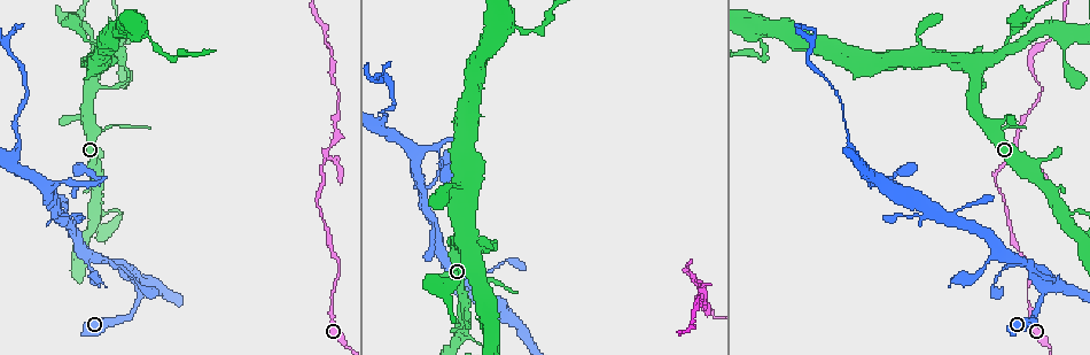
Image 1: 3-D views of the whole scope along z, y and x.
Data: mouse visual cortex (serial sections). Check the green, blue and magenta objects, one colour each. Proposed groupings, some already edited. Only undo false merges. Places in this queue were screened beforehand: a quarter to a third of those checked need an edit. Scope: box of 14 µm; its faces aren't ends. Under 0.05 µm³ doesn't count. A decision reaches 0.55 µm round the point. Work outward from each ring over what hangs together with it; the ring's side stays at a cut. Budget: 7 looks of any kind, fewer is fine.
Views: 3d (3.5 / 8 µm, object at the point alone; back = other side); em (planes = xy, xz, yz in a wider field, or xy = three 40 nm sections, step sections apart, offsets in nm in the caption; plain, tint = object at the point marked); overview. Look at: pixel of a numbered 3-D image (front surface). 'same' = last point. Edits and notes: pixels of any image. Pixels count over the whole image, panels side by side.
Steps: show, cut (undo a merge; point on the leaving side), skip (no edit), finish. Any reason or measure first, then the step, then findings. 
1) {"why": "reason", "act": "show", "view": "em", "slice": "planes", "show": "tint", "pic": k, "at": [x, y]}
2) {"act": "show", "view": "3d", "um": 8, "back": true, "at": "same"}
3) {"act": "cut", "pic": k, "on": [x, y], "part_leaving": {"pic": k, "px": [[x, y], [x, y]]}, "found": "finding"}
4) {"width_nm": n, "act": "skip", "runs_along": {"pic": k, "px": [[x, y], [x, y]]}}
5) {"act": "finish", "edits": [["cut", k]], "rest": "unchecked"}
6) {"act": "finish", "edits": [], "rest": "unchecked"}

{"why": "three arms meet", "act": "show", "view": "3d", "um": 3.5, "pic": 1, "at": [327, 157]}

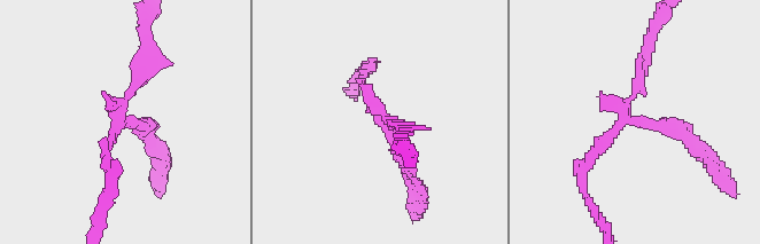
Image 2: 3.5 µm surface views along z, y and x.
{"arms": 3, "arm_widths_nm": [150, 150, 200], "act": "show", "view": "em", "slice": "xy", "step": 2, "show": "tint", "pic": 2, "at": [119, 121]}

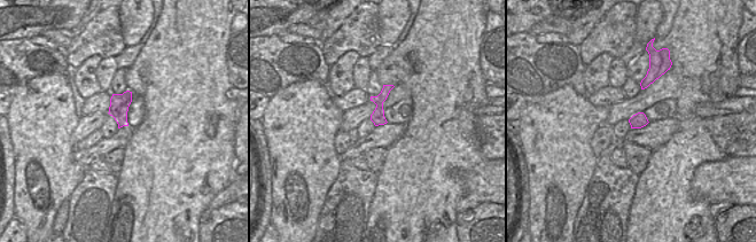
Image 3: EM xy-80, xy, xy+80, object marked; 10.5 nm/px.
{"width_nm": 150, "act": "cut", "pic": 2, "on": [666, 124], "part_leaving": {"pic": 2, "px": [[630, 119], [677, 126], [715, 168]]}, "found": "two cells meet here"}

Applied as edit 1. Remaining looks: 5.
{"why": "see it whole again", "act": "show", "view": "overview"}

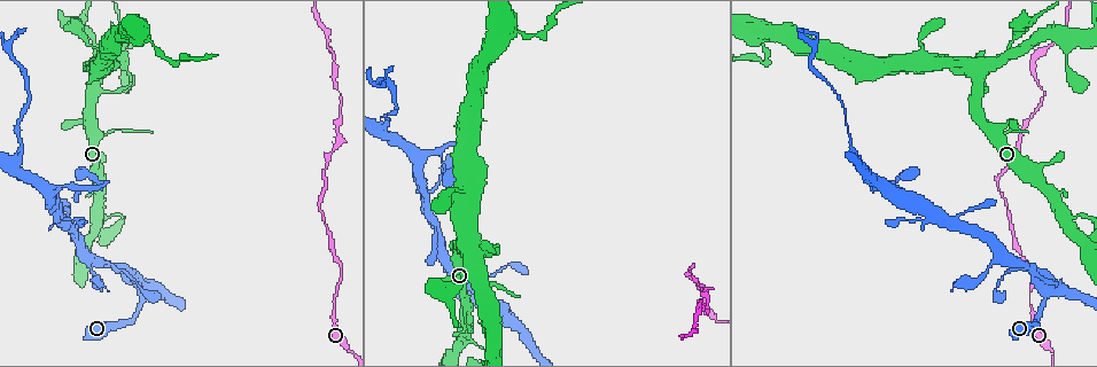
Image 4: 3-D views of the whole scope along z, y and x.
{"why": "calibre changes", "act": "show", "view": "3d", "um": 3.5, "pic": 4, "at": [19, 147]}

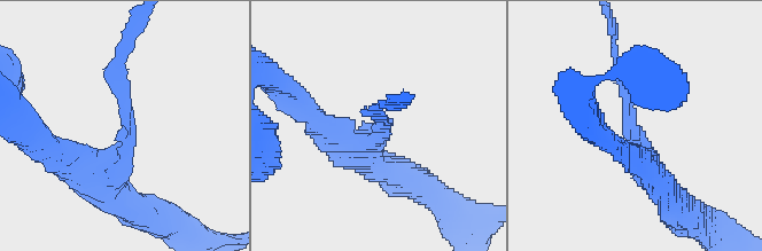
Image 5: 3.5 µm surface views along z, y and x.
{"act": "cut", "pic": 5, "on": [119, 79], "part_leaving": {"pic": 5, "px": [[127, 115], [117, 55], [134, 31]]}, "found": "a second cell is stuck on"}

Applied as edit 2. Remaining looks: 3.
{"why": "redraw", "act": "show", "view": "overview"}

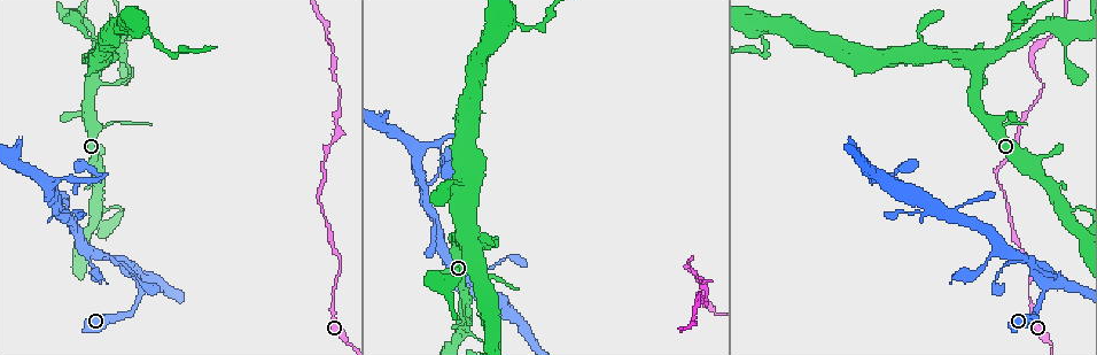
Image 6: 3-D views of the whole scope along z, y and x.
{"why": "abrupt turn", "act": "show", "view": "3d", "um": 3.5, "pic": 6, "at": [513, 21]}

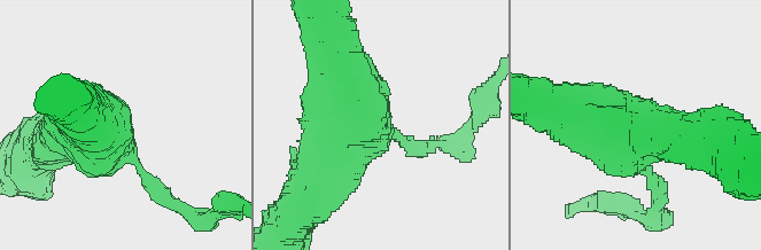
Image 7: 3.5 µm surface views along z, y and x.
{"act": "show", "view": "em", "slice": "xy", "step": 2, "show": "tint", "pic": 7, "at": [381, 132]}

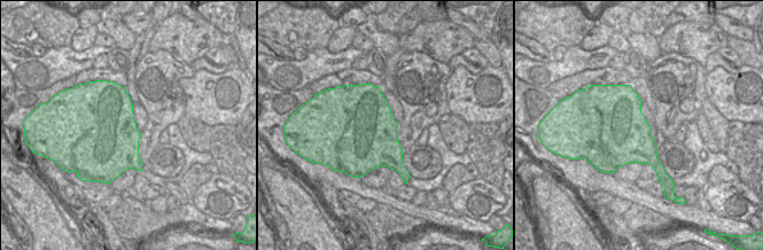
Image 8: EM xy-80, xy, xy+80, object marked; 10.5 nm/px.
{"act": "cut", "pic": 7, "on": [657, 198], "part_leaving": {"pic": 7, "px": [[649, 169], [657, 218], [637, 210]]}, "found": "two cells meet here"}

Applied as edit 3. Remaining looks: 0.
{"act": "finish", "edits": [["cut", 2], ["cut", 5], ["cut", 7]], "rest": "unchecked"}

